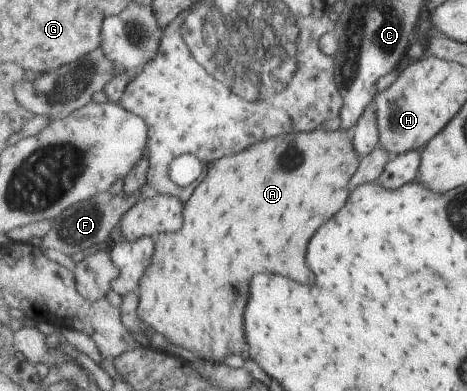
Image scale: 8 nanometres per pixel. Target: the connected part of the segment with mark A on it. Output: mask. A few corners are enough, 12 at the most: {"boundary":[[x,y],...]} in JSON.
{"boundary":[[353,130],[218,159],[156,237],[138,315],[221,364],[256,273],[314,285]]}

